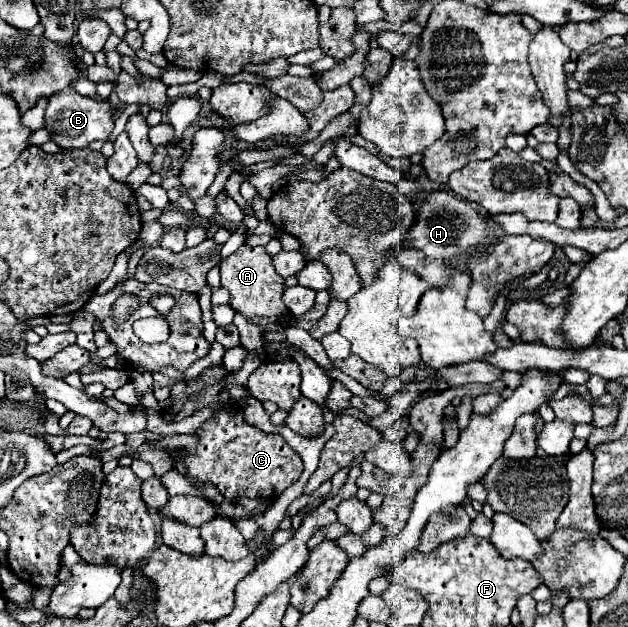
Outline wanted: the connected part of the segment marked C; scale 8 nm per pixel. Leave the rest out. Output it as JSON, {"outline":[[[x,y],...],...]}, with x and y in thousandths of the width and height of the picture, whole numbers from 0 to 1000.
{"outline":[[[352,651],[339,663],[339,670],[333,670],[330,676],[320,679],[317,695],[320,695],[320,702],[317,702],[317,711],[314,711],[314,724],[298,724],[301,759],[307,759],[314,766],[336,766],[352,781],[352,788],[365,797],[371,797],[377,788],[396,791],[396,794],[416,794],[416,797],[432,794],[435,797],[454,778],[460,778],[467,769],[473,769],[479,753],[482,753],[482,737],[479,737],[476,724],[457,711],[451,695],[447,692],[425,692],[425,689],[393,676],[387,670],[387,657],[381,651],[371,651],[371,654],[355,654]]]}

